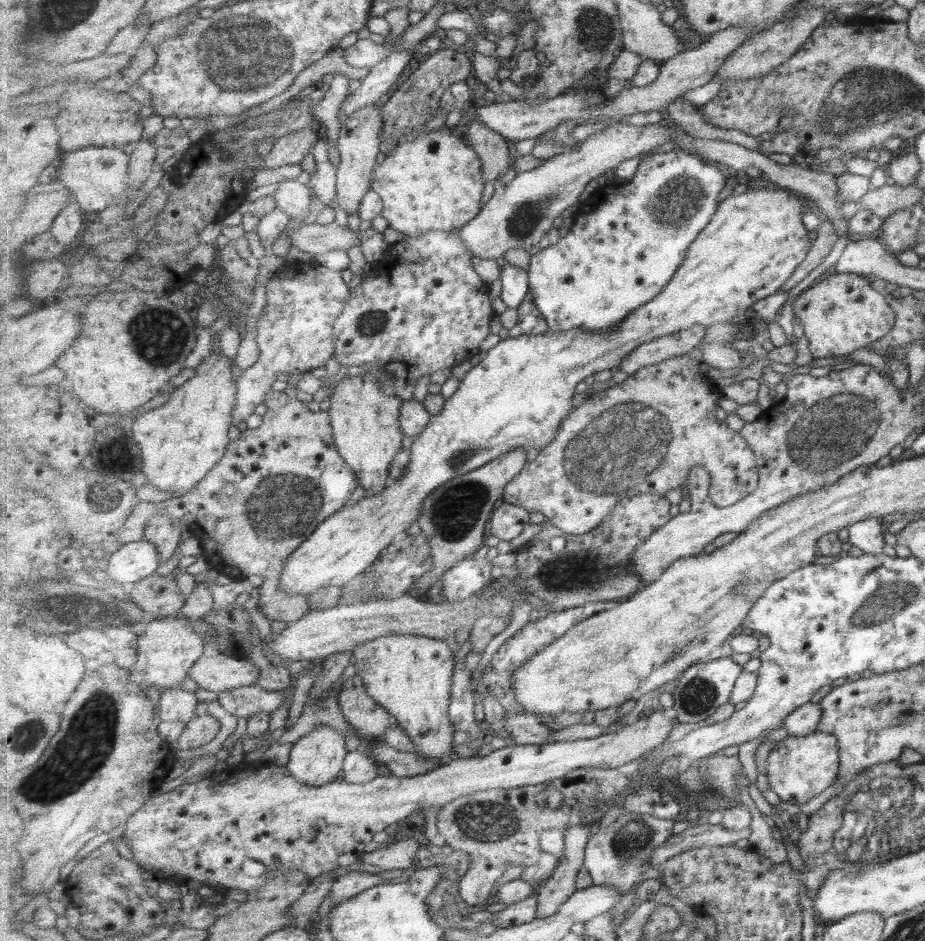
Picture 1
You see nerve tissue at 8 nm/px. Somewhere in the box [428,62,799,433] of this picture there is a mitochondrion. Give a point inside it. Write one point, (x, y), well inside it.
(674, 205)

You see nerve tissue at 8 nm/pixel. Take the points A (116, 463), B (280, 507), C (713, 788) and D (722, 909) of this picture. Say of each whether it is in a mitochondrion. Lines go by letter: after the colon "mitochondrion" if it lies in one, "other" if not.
A: other
B: mitochondrion
C: mitochondrion
D: other

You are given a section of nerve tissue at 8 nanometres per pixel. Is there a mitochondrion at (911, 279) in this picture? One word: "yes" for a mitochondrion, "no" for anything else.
no

